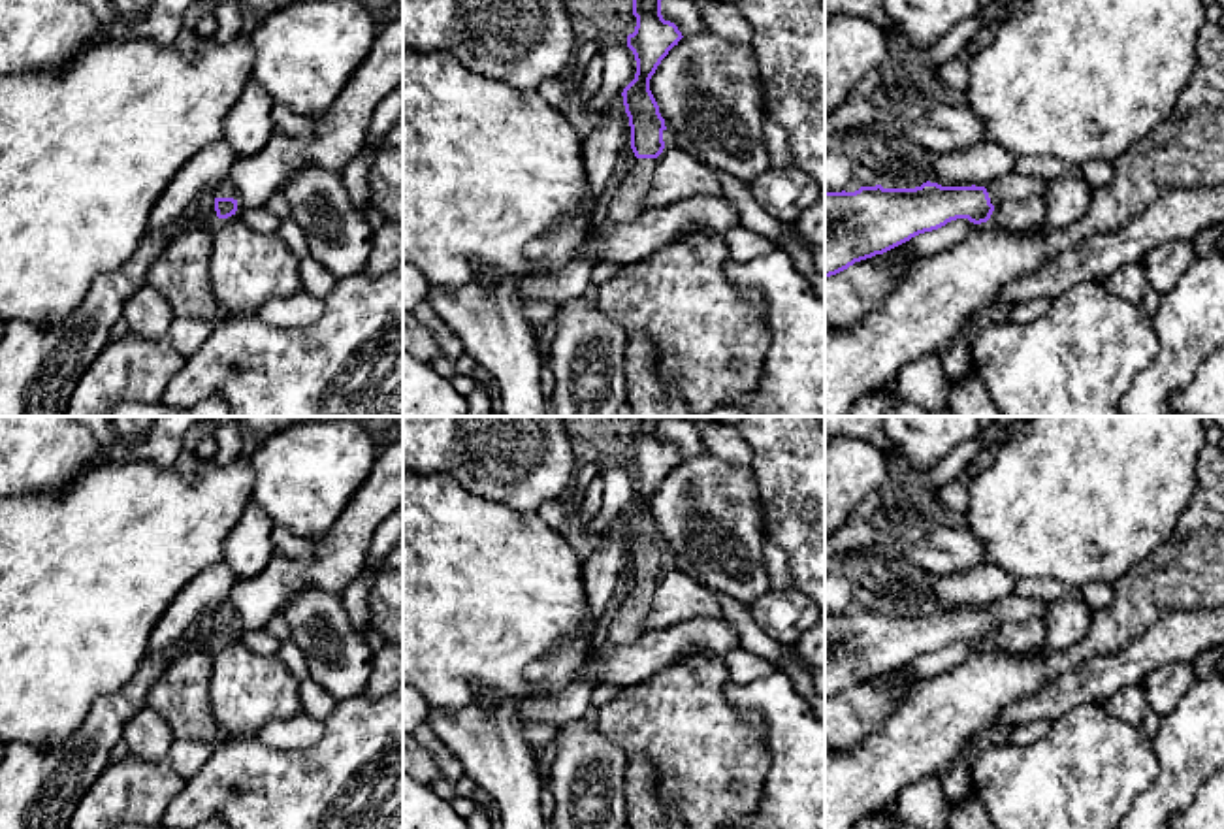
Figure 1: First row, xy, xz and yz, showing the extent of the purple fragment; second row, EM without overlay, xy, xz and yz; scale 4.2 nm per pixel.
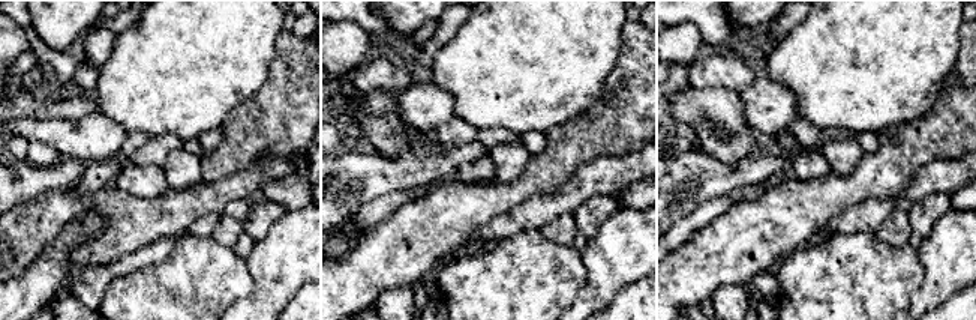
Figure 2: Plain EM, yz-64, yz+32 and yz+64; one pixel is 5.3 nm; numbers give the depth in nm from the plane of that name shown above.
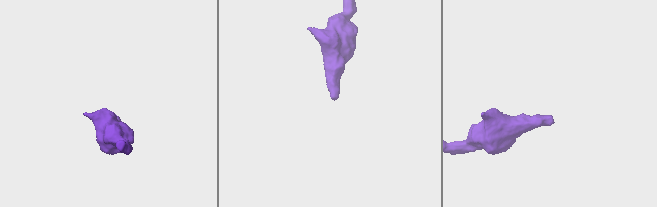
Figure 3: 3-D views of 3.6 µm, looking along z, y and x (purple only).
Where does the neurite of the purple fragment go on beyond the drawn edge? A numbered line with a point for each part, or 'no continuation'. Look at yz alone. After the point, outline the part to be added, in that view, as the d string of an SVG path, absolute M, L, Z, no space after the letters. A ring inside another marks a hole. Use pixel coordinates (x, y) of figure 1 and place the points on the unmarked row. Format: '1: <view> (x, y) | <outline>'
1: yz (1012, 609) | M1011 593L989 605L985 610L989 614L990 626L996 629L1002 624L1017 624L1028 618L1043 620L1045 607L1047 607L1047 601L1043 599L1021 597Z

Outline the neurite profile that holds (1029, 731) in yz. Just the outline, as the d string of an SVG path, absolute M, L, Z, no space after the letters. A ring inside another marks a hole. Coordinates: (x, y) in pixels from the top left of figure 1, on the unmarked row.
M1034 722L1034 723L1017 725L1011 731L998 737L998 740L1006 746L1034 742L1049 733L1049 725L1051 725L1051 722Z

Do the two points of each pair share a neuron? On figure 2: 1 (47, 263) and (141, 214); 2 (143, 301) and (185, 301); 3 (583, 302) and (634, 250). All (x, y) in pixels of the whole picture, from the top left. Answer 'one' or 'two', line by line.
1: two
2: one
3: one

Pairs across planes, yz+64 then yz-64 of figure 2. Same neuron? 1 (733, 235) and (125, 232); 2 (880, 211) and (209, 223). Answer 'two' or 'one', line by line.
1: two
2: two

